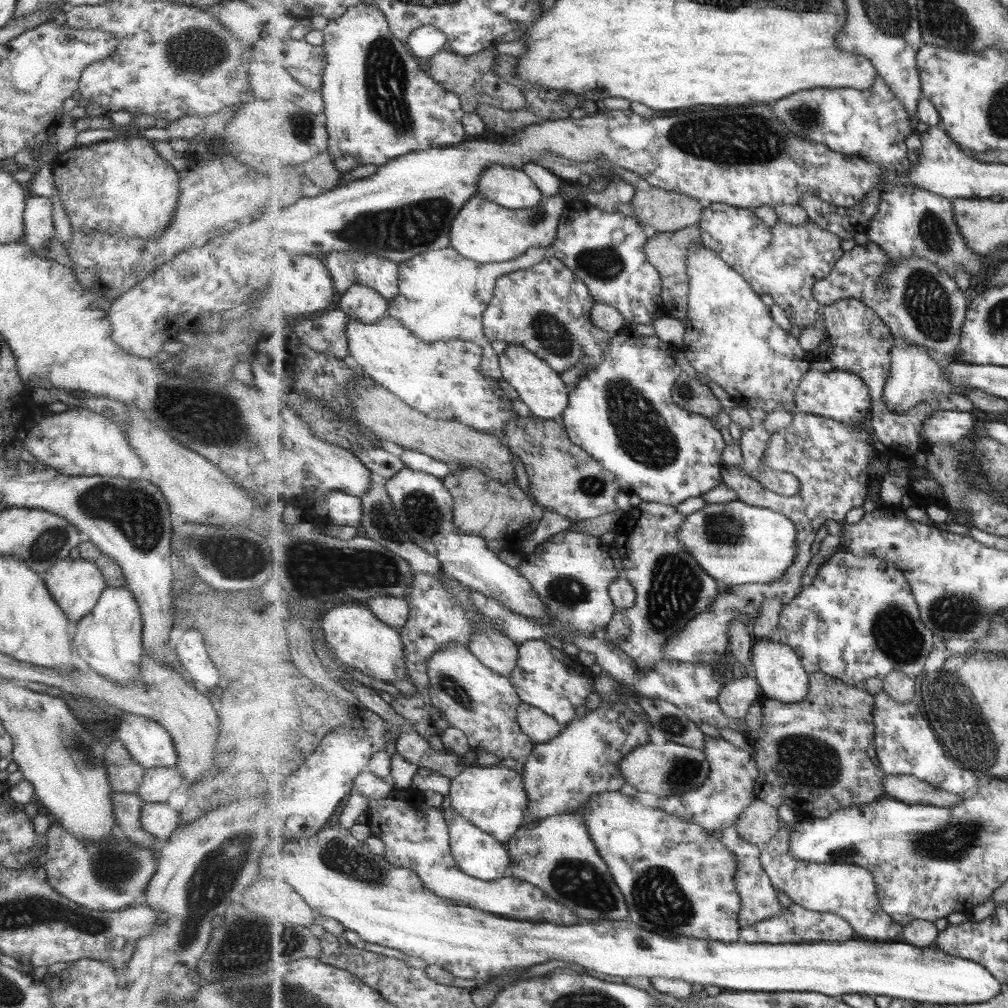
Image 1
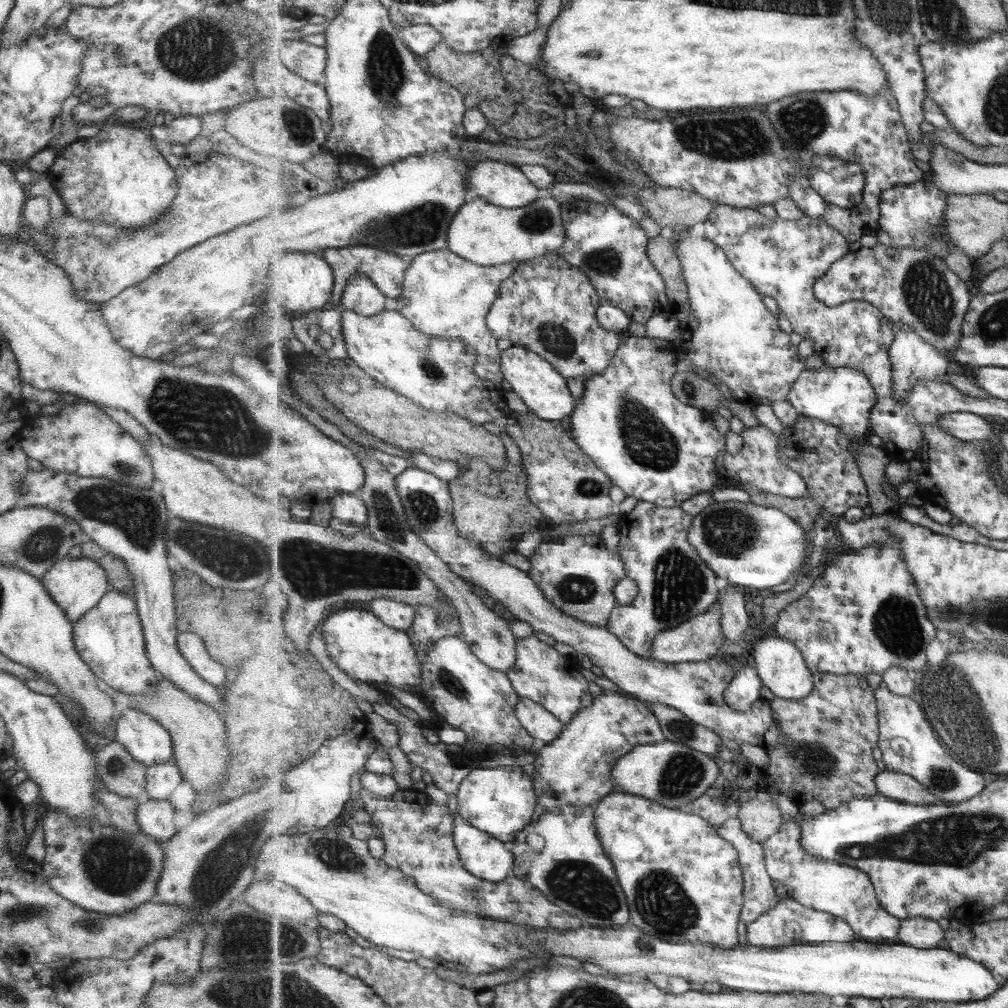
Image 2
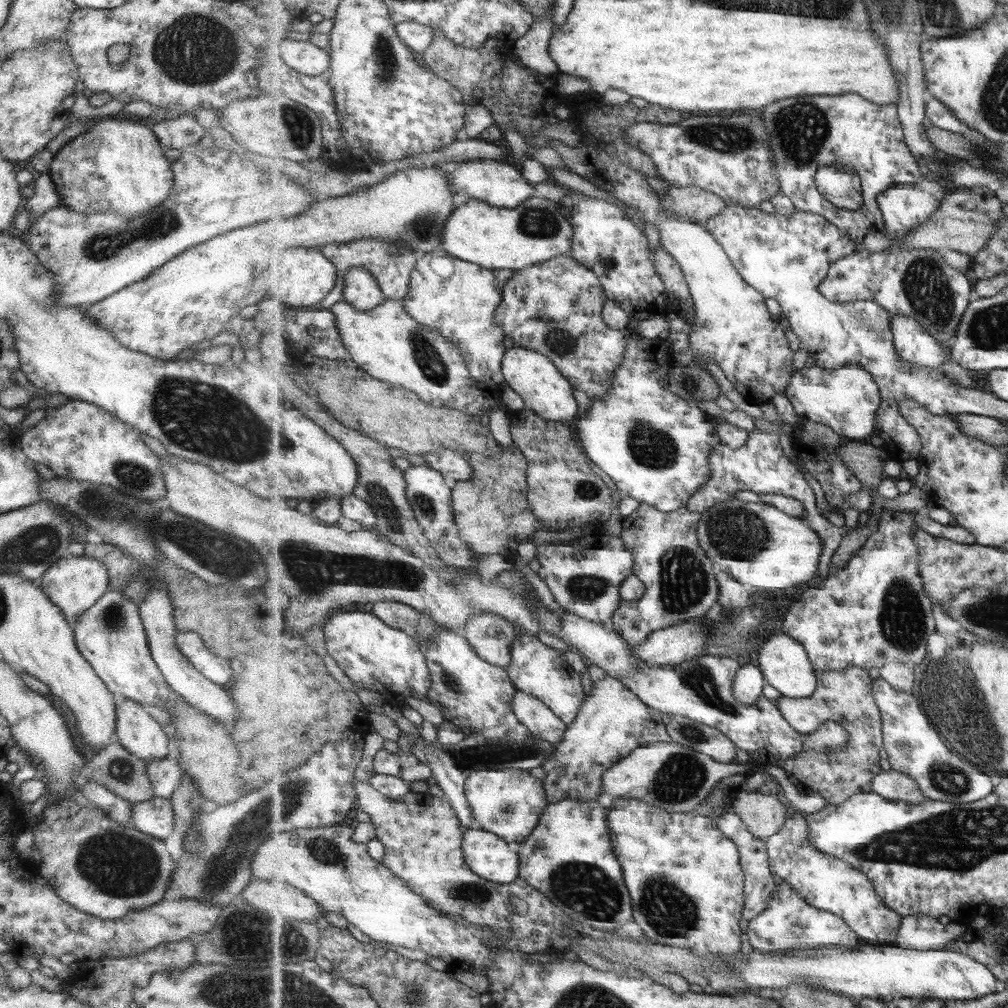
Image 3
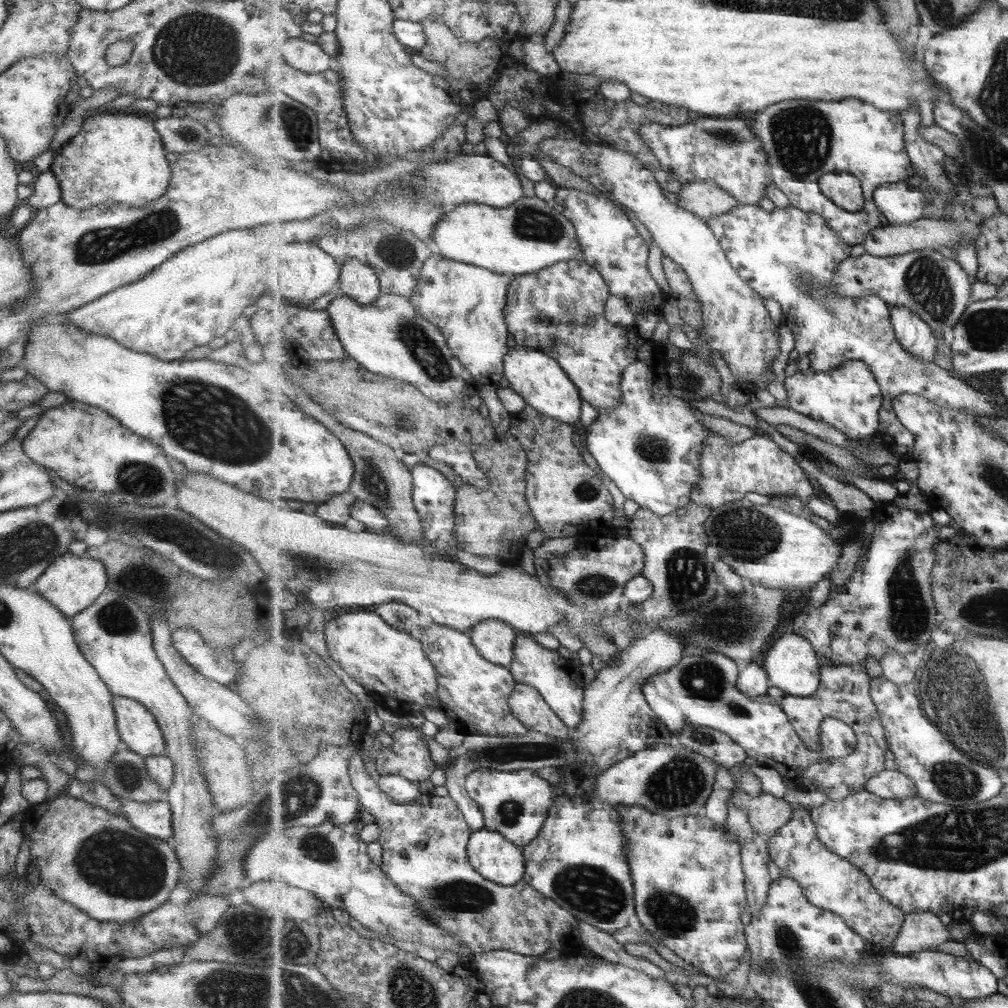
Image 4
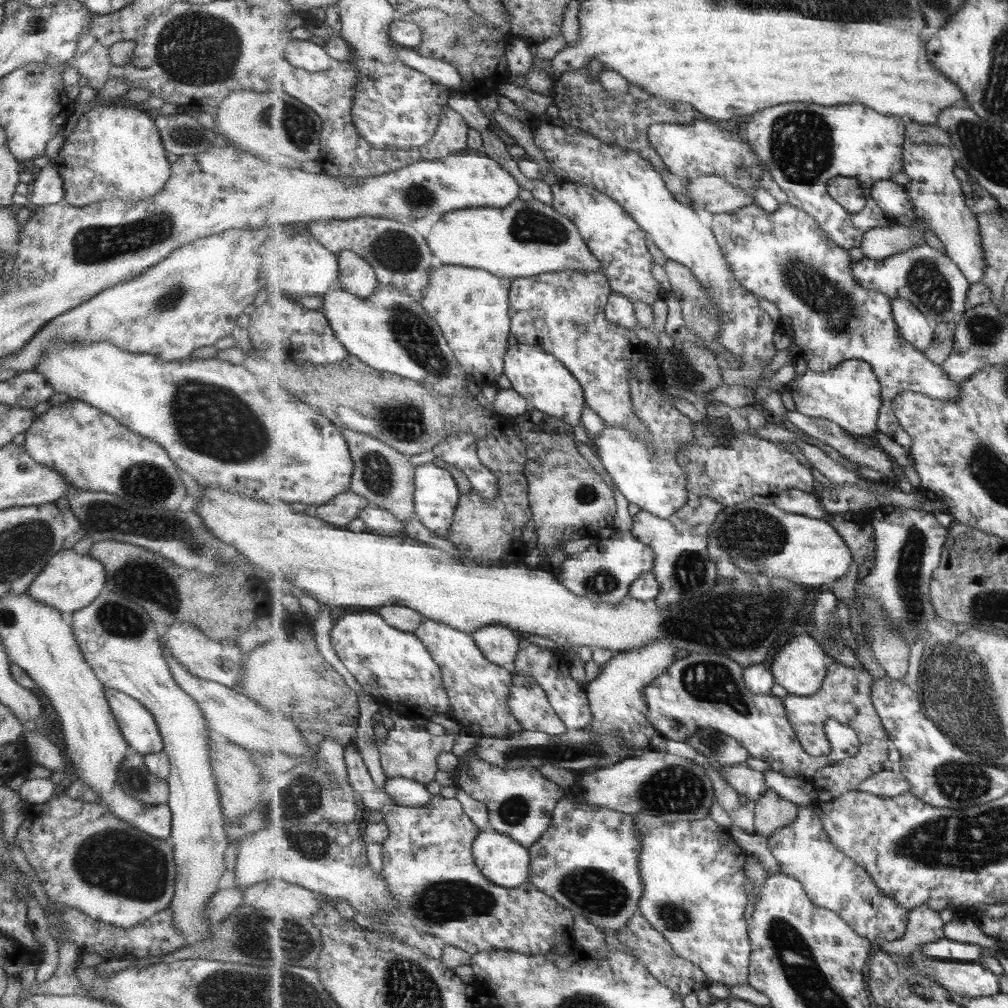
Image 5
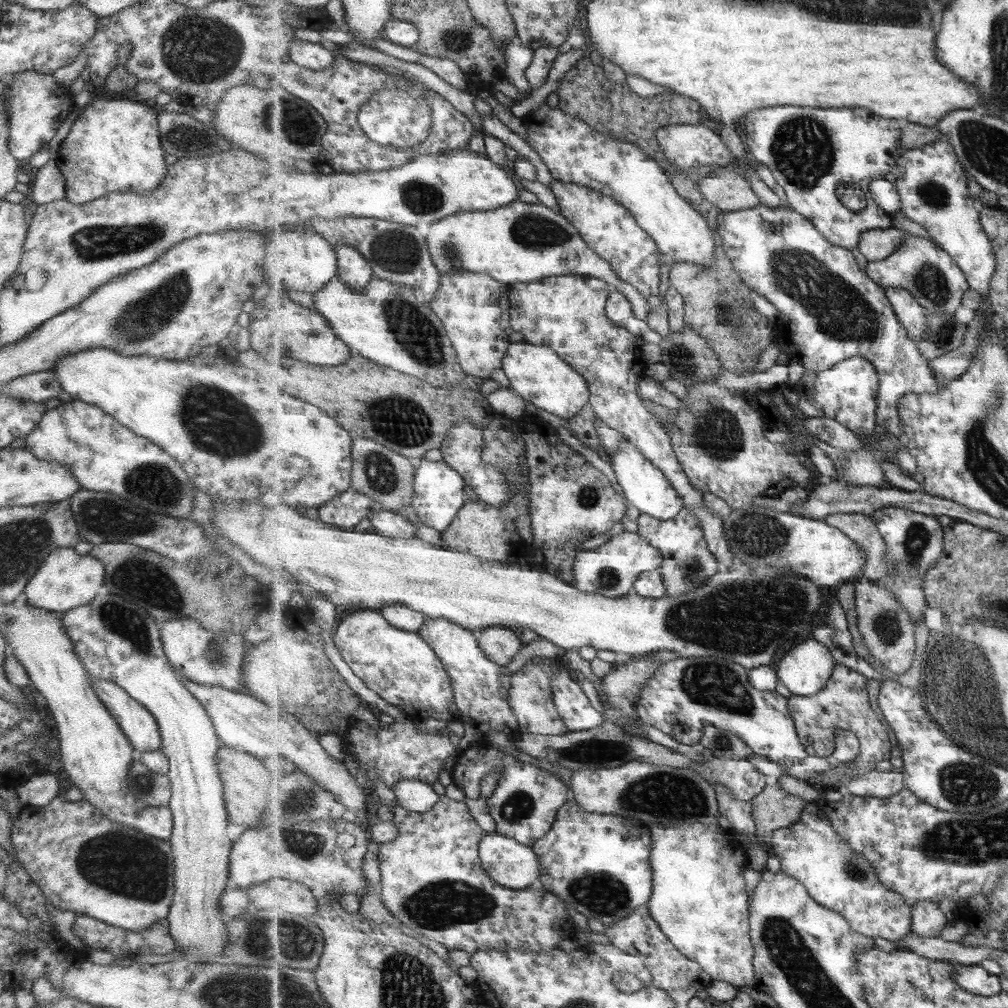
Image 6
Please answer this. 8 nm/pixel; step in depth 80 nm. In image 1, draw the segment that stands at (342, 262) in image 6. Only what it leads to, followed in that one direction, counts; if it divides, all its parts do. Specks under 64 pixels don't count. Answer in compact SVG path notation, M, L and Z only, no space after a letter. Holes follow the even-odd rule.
M355 284L342 294L338 308L345 311L348 317L357 318L365 325L377 325L377 322L388 316L389 303L374 288Z

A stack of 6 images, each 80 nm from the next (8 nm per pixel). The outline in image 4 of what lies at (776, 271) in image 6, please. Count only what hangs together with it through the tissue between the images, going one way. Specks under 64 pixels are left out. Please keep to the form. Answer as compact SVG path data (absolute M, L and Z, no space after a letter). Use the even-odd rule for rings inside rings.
M737 205L727 214L712 216L707 220L712 231L720 238L729 260L737 267L739 274L763 298L781 303L784 312L784 325L795 337L795 350L800 357L810 359L810 367L817 371L833 371L849 361L863 361L869 365L880 383L884 403L880 412L880 429L878 438L888 441L891 446L905 448L901 460L913 460L916 448L916 435L910 431L897 416L893 401L901 394L918 394L937 403L941 408L972 410L980 414L996 414L997 399L989 393L975 390L965 379L960 379L935 362L915 359L909 354L904 344L897 339L896 328L892 322L892 308L879 295L844 296L836 292L834 278L836 268L851 256L851 245L828 225L826 218L820 214L808 213L790 205L787 208L777 207L774 211L765 210L759 205Z

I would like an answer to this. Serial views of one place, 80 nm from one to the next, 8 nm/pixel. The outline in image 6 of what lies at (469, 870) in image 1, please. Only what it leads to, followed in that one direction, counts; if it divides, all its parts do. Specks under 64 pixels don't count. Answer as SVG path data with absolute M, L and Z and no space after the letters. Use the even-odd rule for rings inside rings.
M486 833L480 842L480 858L488 875L510 889L521 890L531 885L538 885L538 878L543 874L541 860L534 847L525 846L517 839L501 833Z

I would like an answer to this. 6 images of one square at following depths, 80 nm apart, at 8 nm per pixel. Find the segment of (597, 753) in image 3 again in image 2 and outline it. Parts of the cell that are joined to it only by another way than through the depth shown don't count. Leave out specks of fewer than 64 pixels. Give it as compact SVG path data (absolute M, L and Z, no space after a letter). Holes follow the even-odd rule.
M603 690L589 707L583 708L566 724L556 741L537 747L532 777L537 795L540 796L540 805L537 806L535 820L566 805L585 807L599 803L601 797L617 791L612 780L617 760L636 746L650 745L666 739L659 719L648 708L647 703L629 697L630 693L624 694Z

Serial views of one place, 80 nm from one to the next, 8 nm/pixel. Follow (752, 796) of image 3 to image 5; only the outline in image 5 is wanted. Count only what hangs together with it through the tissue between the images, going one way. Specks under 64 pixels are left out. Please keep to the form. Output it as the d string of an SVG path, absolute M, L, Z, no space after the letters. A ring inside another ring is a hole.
M770 789L756 801L756 804L756 834L767 838L795 822L799 816L799 809L803 807L795 802L783 800L777 792Z

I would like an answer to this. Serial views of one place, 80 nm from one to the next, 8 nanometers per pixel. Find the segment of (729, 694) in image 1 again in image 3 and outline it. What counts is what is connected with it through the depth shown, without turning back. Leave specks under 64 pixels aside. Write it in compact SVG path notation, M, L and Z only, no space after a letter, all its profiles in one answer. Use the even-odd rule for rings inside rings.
M754 660L743 663L733 683L734 698L747 706L755 704L762 696L765 684L768 680Z

